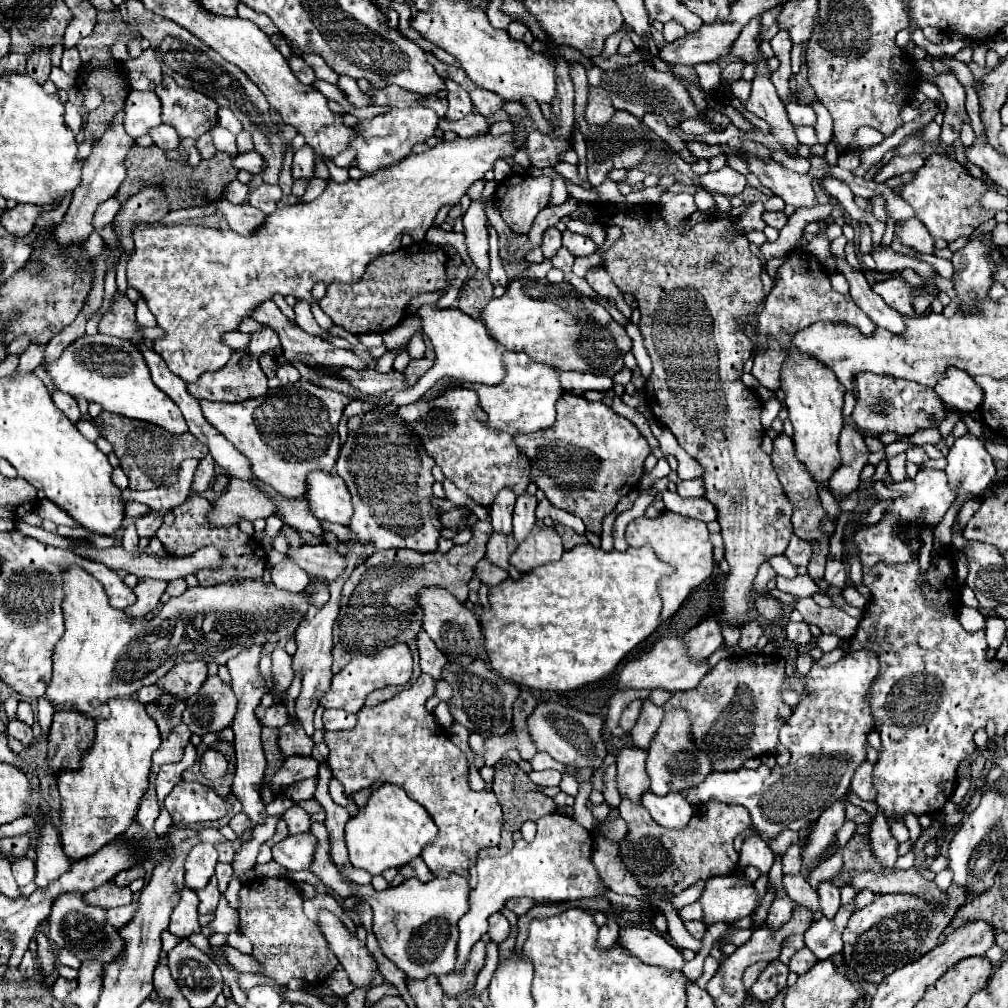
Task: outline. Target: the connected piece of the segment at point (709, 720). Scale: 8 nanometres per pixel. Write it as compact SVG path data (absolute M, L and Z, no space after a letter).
M743 653L743 655L739 655L739 657L721 659L721 661L715 665L715 669L711 669L711 671L701 679L701 683L699 683L695 689L689 689L689 691L673 691L673 697L663 705L663 709L665 709L665 713L675 711L675 709L683 709L683 711L689 715L689 719L691 719L691 739L693 739L695 747L699 747L699 751L707 753L713 771L735 771L735 769L741 769L747 759L761 757L761 755L765 755L765 753L767 753L767 755L777 755L779 729L781 729L781 725L789 719L789 715L793 713L793 707L783 701L783 685L789 683L789 687L791 687L797 695L805 693L805 685L803 685L803 681L801 681L801 677L799 677L797 673L793 673L791 677L787 677L787 675L785 675L785 665L787 665L787 661L785 661L781 655L765 655L765 653Z

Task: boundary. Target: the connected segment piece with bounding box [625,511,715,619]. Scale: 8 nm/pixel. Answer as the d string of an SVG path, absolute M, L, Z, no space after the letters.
M665 511L663 515L649 519L649 517L637 517L635 521L631 521L627 525L627 533L625 533L627 543L633 548L649 546L655 549L655 553L659 555L661 561L671 563L675 567L675 573L661 579L661 587L659 587L659 595L663 599L663 619L671 617L681 603L685 601L685 597L691 593L691 589L695 589L697 585L701 585L715 567L713 561L713 545L709 541L709 531L707 525L699 519L691 519L691 517L681 517L677 513Z

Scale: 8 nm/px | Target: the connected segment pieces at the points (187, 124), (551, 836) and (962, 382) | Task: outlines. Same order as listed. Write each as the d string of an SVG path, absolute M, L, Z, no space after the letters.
M163 75L155 93L163 103L163 123L175 127L179 137L199 139L217 123L217 103L193 89L179 87L169 75Z
M549 813L537 821L537 835L529 843L525 839L515 841L513 849L505 857L497 859L479 859L477 861L477 887L471 891L471 907L459 923L459 941L457 941L457 963L453 973L461 973L471 947L487 933L489 915L497 907L505 907L511 897L531 897L539 903L543 901L575 901L583 897L595 897L605 891L603 883L597 877L597 871L591 863L593 839L587 829L583 829L575 819Z
M949 367L945 375L947 377L935 385L937 395L947 405L959 411L965 411L965 413L977 411L983 403L983 391L973 383L973 379L965 371L959 371L957 367Z

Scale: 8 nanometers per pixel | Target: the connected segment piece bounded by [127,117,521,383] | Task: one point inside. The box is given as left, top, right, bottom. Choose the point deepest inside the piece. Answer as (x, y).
(200, 283)

